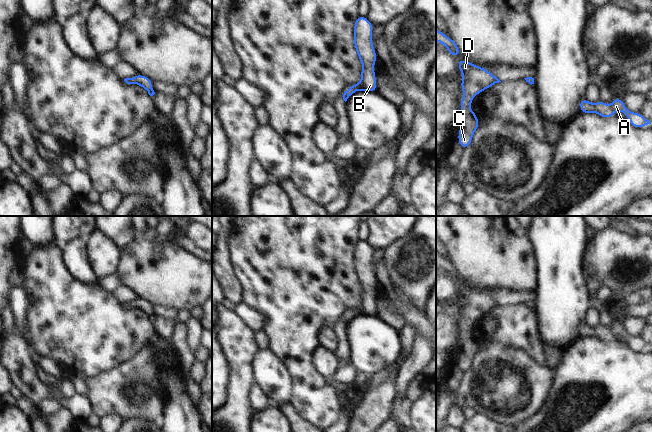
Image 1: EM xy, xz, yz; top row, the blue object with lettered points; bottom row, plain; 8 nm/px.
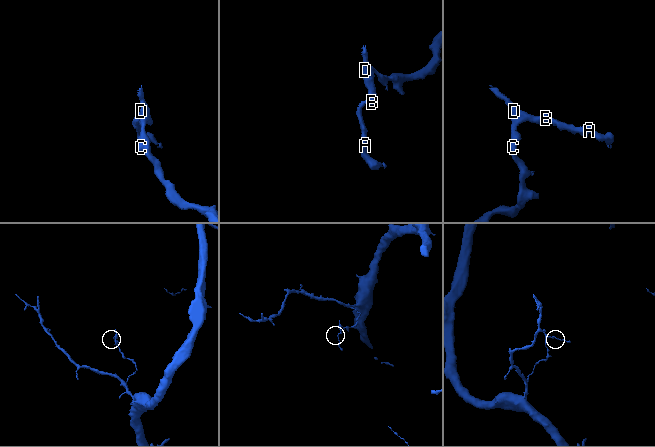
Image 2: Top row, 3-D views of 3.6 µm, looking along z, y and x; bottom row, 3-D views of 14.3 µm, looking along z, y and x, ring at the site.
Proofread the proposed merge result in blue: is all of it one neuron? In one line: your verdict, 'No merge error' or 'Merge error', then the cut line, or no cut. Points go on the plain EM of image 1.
No merge error. No split.

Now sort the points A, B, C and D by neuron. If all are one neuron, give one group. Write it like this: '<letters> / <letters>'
A B C D

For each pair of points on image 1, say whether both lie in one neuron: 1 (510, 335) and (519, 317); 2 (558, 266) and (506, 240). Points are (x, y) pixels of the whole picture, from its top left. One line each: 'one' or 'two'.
1: one
2: two

